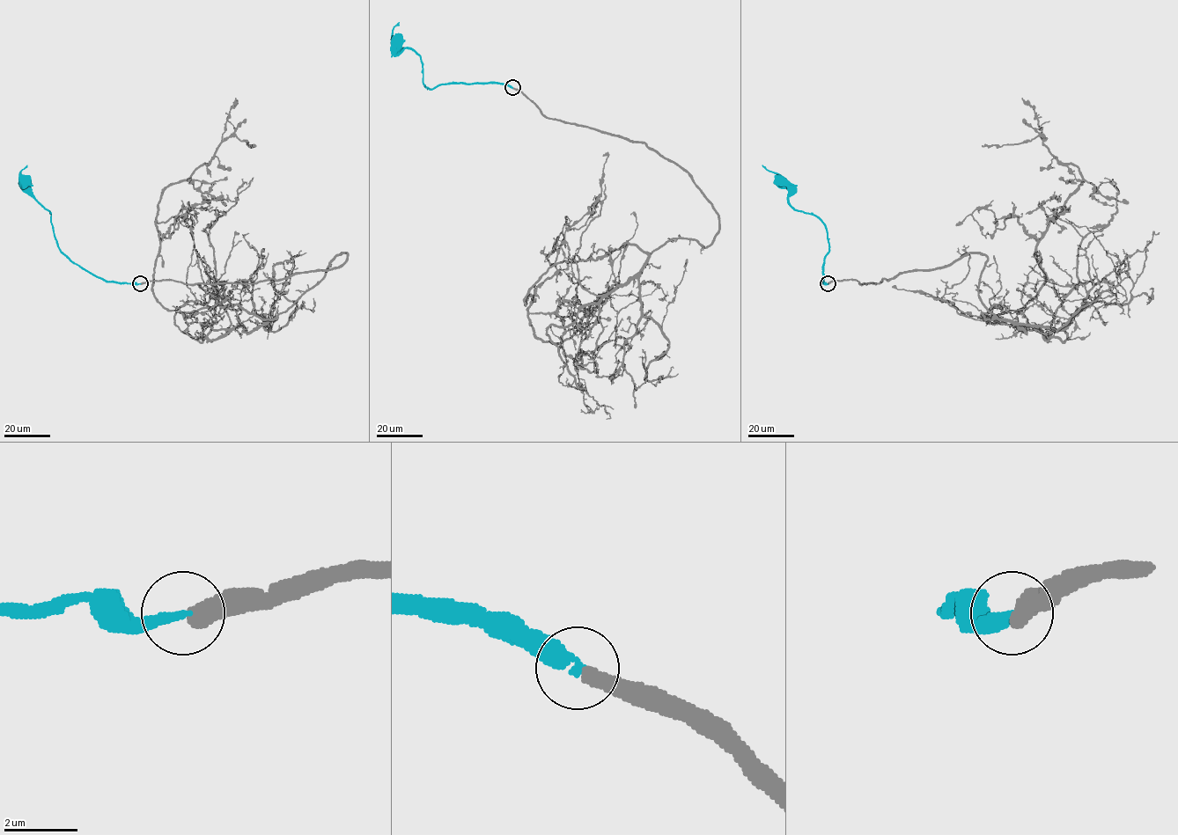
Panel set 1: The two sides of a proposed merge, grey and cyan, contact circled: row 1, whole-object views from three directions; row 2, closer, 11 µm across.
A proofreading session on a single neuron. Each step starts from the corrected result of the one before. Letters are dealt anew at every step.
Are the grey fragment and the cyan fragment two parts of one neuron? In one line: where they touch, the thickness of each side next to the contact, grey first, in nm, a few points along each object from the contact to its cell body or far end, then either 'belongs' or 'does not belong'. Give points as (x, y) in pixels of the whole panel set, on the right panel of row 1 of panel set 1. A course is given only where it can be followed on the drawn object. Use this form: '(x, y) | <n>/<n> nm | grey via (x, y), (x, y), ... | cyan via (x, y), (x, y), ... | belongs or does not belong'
(828, 283) | 460/360 nm | grey via (828, 283), (982, 252), (984, 318), (1021, 309), (1045, 280), (1037, 241), (1082, 174), (1039, 135), (982, 145) | cyan via (828, 283), (822, 281), (829, 247), (825, 225), (791, 205), (788, 186), (781, 181) | belongs

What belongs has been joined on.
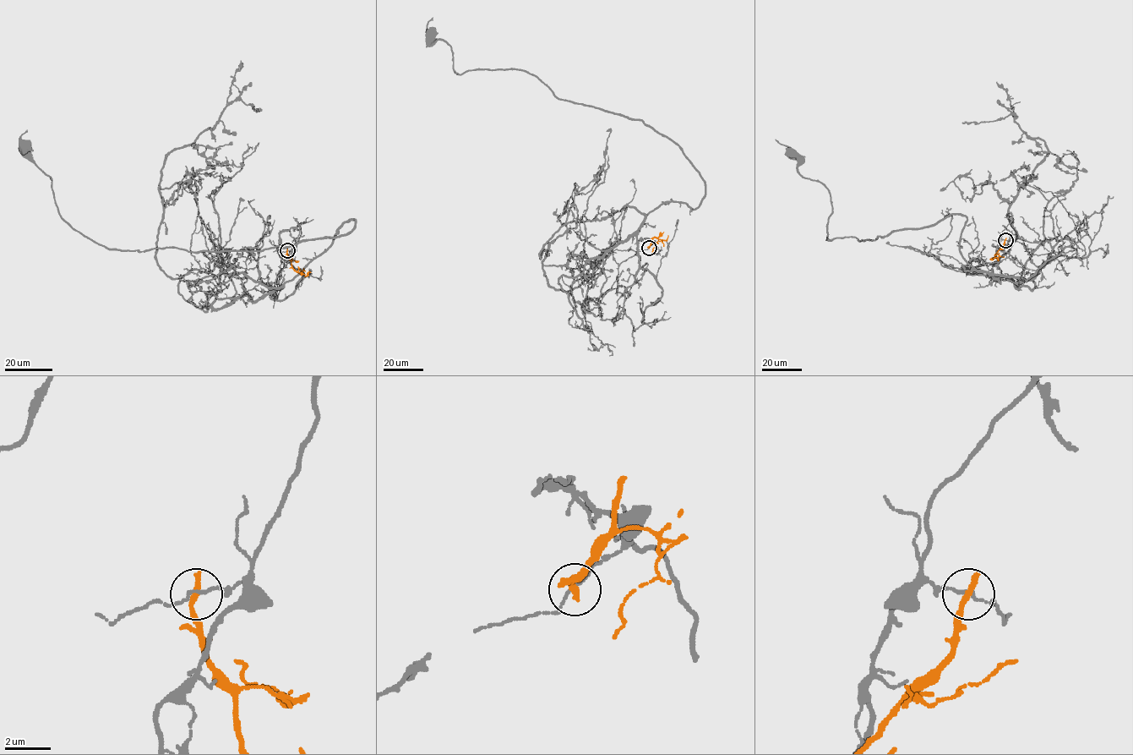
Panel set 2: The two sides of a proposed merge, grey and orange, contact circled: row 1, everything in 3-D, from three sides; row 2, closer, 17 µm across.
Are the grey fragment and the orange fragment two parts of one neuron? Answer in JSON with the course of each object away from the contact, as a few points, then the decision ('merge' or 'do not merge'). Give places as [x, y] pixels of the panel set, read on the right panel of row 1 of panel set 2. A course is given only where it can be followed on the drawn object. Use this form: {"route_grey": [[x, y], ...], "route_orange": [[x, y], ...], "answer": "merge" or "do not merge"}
{"route_grey": [[1004, 239], [999, 274], [963, 256], [961, 215], [874, 239], [828, 239], [829, 190], [800, 173], [792, 153]], "route_orange": [[1005, 239], [994, 254], [998, 261], [996, 257], [993, 258]], "answer": "do not merge"}

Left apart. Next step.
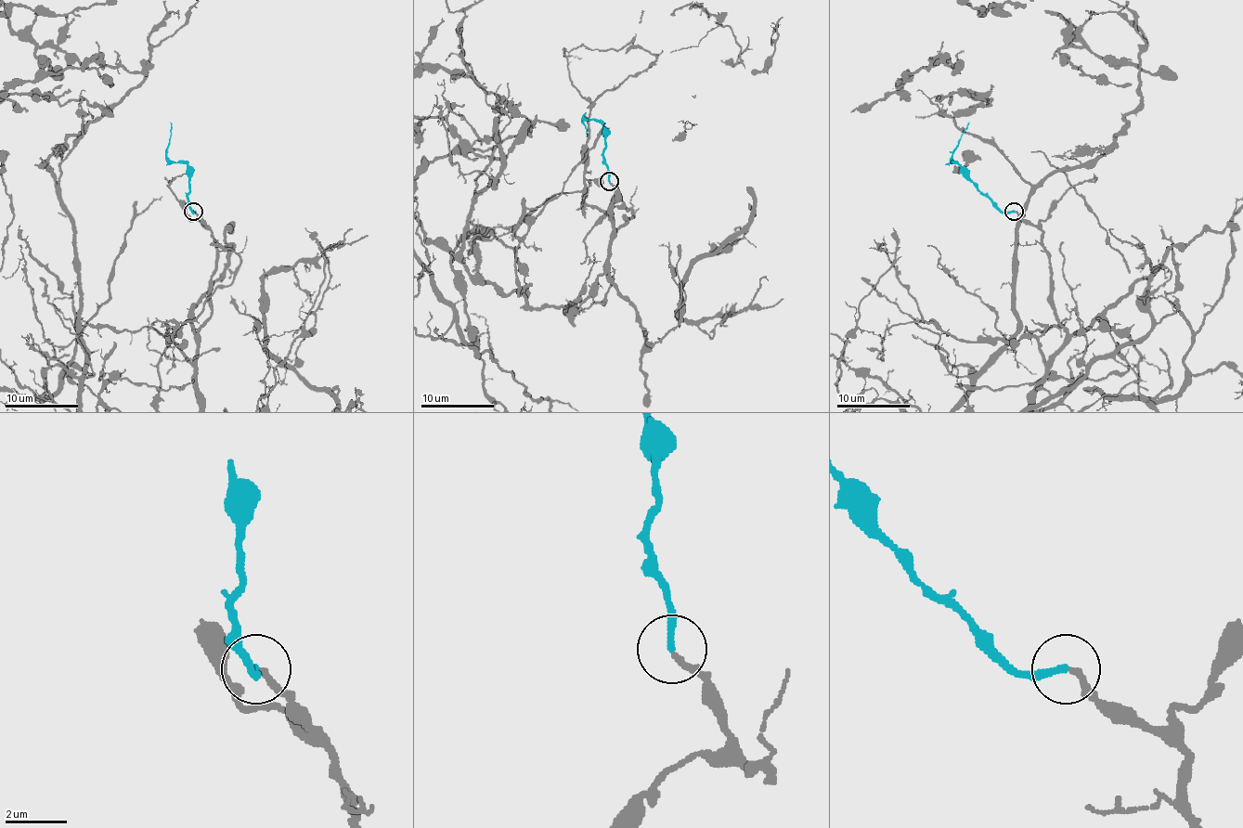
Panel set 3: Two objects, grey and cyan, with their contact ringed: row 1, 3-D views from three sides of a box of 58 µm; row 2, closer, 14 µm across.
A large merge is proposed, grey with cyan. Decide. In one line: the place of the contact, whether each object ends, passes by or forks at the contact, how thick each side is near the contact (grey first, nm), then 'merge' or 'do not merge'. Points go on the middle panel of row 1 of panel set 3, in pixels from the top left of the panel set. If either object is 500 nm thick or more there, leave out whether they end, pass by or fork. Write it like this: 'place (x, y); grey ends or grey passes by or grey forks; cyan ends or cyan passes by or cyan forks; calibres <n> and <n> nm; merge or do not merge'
place (609, 181); grey ends; cyan ends; calibres 200 and 240 nm; merge

